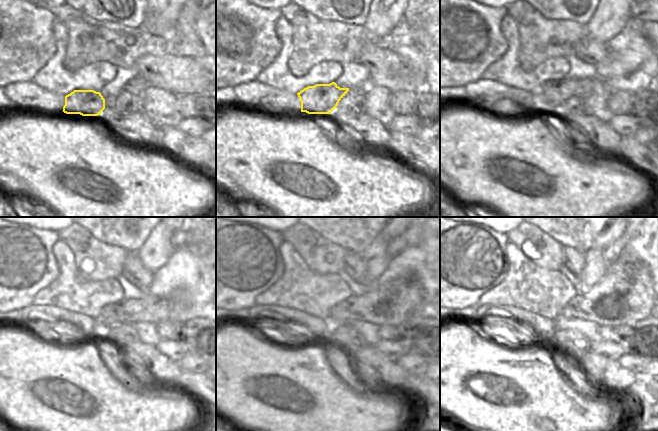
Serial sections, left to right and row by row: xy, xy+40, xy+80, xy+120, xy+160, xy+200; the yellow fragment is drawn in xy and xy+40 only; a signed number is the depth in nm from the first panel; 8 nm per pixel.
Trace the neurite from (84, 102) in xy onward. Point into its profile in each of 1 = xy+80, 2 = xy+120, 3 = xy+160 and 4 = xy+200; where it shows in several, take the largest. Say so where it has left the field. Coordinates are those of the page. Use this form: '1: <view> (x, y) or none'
1: xy+80 (548, 96)
2: xy+120 (154, 309)
3: xy+160 (392, 304)
4: xy+200 (625, 295)

